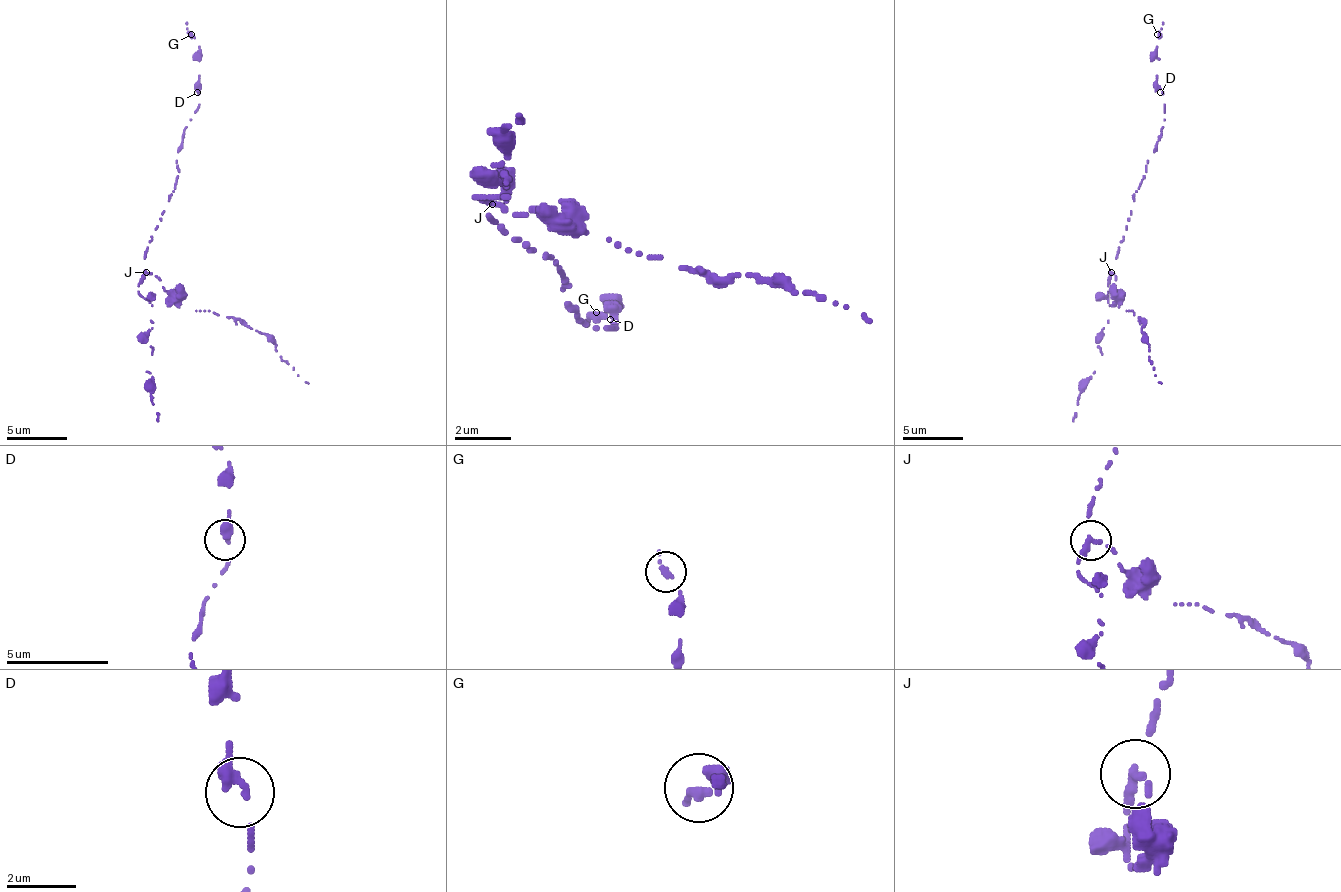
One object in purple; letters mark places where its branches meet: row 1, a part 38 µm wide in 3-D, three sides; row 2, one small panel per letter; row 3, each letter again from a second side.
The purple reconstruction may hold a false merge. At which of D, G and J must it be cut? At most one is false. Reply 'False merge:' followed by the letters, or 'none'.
False merge: J

